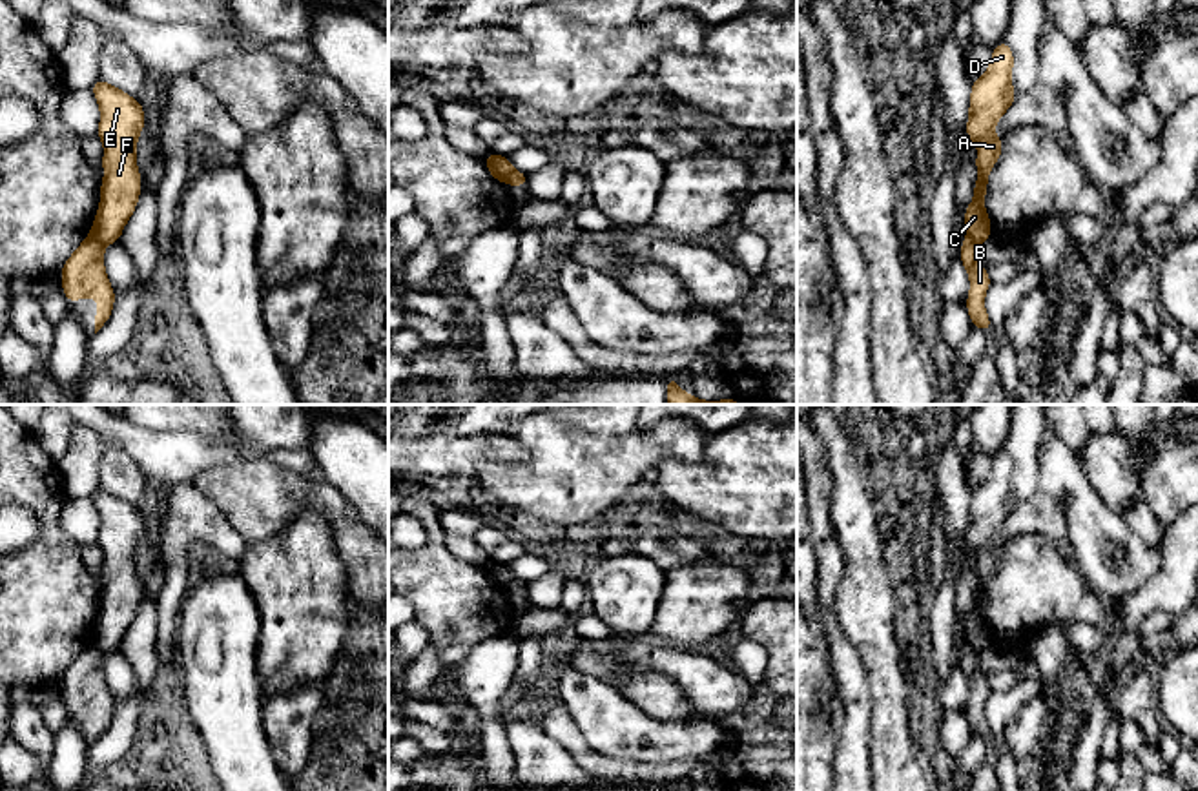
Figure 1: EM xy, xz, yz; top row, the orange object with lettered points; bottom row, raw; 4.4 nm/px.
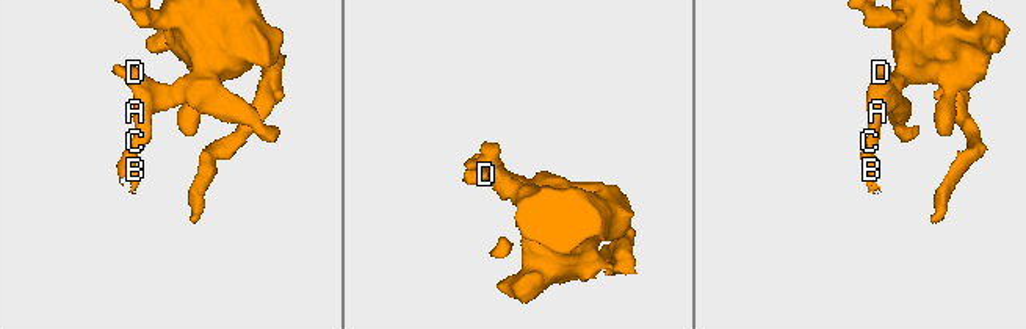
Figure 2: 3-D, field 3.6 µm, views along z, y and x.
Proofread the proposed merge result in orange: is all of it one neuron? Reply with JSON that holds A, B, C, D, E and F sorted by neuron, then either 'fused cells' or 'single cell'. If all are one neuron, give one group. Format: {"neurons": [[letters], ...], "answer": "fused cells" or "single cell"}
{"neurons": [["A", "C", "D", "E", "F"], ["B"]], "answer": "fused cells"}

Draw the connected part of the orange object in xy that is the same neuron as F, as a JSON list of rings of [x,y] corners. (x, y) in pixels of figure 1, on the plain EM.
[[[104,487],[97,488],[91,499],[100,516],[97,543],[104,552],[104,589],[91,640],[104,652],[111,652],[120,649],[139,611],[142,589],[137,576],[137,549],[146,525],[139,508]]]

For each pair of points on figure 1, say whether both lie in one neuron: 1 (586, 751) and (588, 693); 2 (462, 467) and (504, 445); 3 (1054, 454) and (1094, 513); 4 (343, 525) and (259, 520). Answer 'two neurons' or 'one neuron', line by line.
1: two neurons
2: one neuron
3: one neuron
4: one neuron

